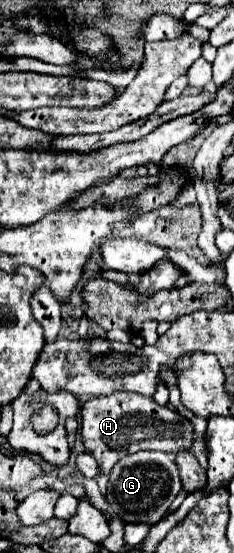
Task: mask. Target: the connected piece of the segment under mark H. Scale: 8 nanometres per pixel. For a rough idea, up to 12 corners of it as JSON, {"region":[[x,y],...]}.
{"region":[[121,390],[81,406],[81,440],[109,474],[139,450],[189,450],[187,418]]}

